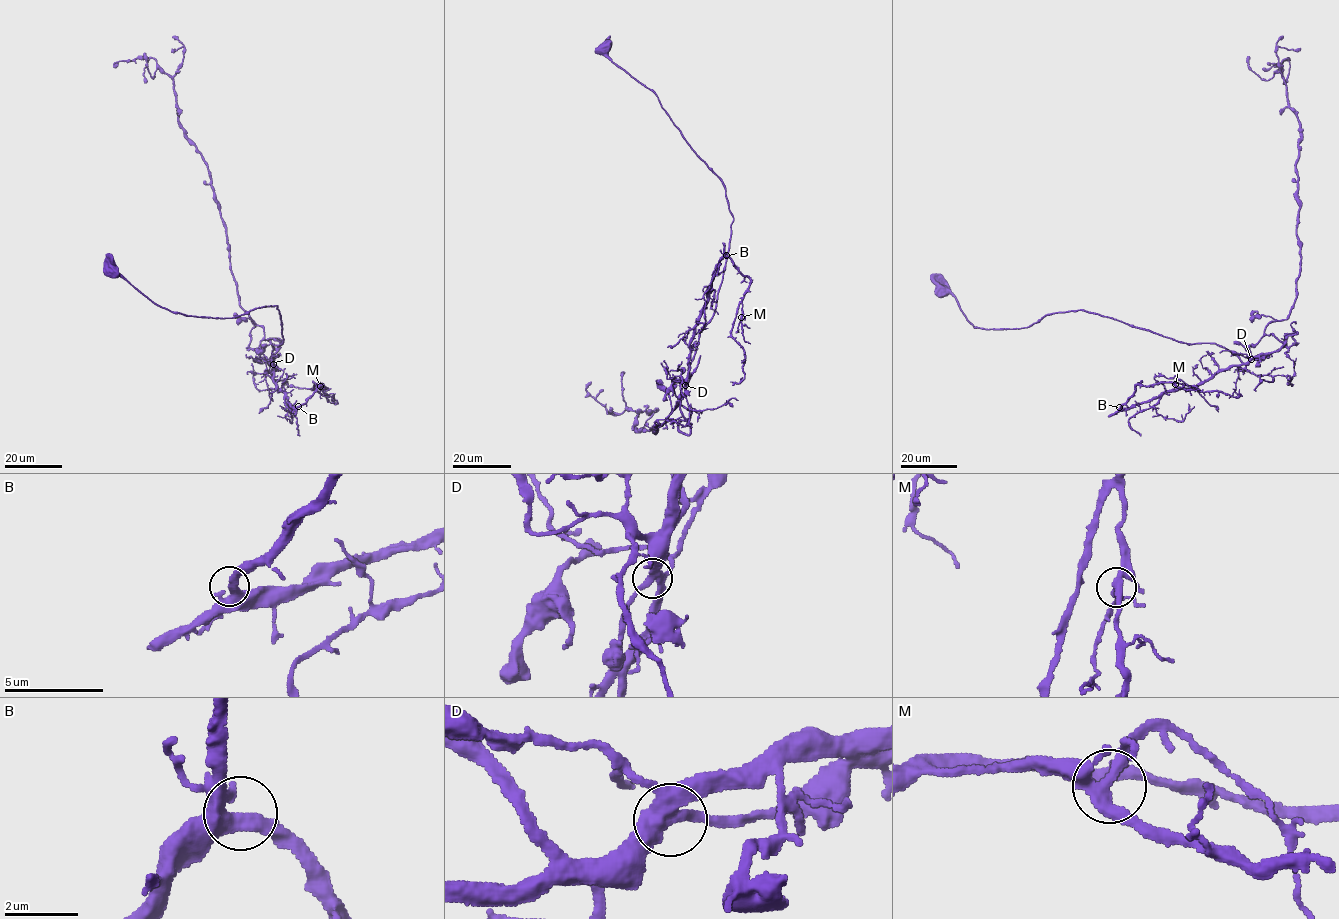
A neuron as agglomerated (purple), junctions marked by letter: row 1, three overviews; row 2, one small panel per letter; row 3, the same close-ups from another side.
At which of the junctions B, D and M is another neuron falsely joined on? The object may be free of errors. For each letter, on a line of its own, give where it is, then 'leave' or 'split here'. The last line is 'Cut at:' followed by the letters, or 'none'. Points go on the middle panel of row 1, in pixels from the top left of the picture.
B: at (726, 255); leave
D: at (685, 385); leave
M: at (741, 317); leave
Cut at: none

